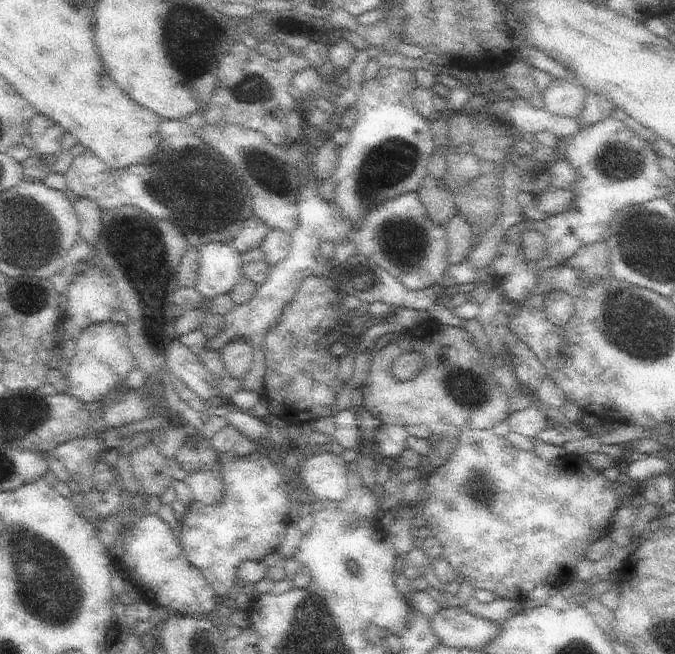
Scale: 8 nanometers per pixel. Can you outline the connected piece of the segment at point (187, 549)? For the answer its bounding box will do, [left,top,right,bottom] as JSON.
[181,451,295,597]

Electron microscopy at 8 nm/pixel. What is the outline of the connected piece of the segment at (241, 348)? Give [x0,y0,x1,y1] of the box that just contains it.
[219,339,253,379]

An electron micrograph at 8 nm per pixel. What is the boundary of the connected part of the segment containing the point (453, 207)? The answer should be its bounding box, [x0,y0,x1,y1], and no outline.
[417,174,459,227]

